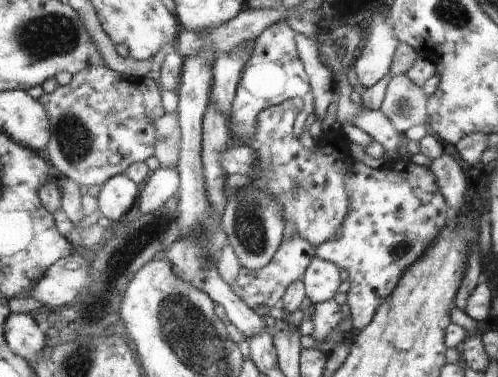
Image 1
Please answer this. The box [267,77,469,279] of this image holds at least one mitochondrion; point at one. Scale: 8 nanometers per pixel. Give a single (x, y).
(403, 106)

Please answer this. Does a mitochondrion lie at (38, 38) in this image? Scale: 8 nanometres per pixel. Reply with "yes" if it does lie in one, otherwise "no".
yes

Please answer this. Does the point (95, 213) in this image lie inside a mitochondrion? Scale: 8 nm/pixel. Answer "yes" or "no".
no

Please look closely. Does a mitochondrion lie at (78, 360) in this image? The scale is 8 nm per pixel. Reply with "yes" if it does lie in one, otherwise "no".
yes

